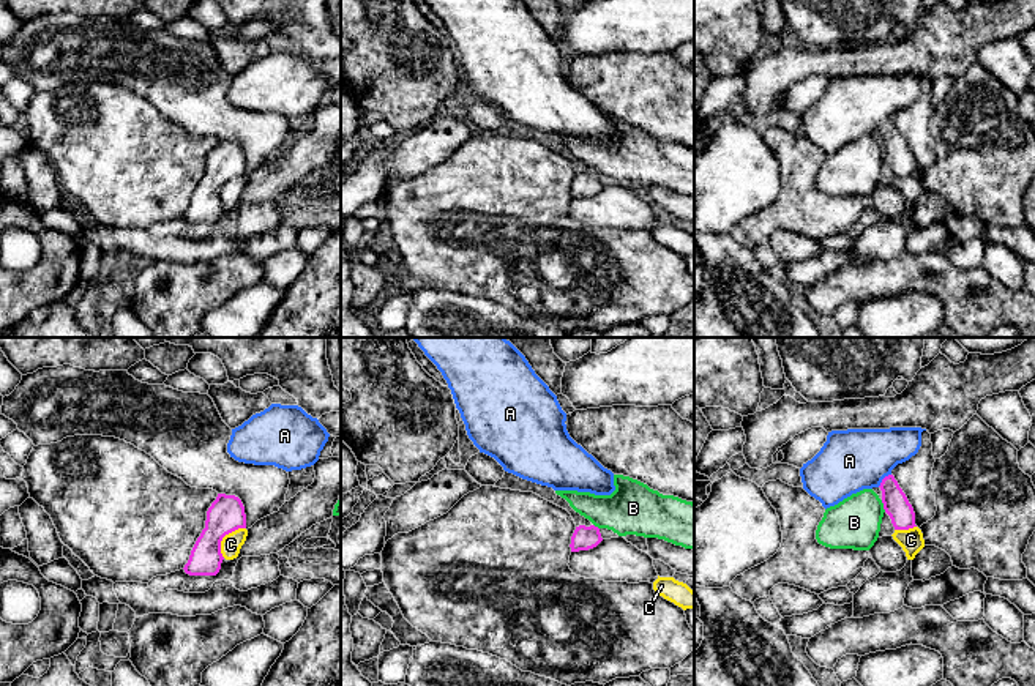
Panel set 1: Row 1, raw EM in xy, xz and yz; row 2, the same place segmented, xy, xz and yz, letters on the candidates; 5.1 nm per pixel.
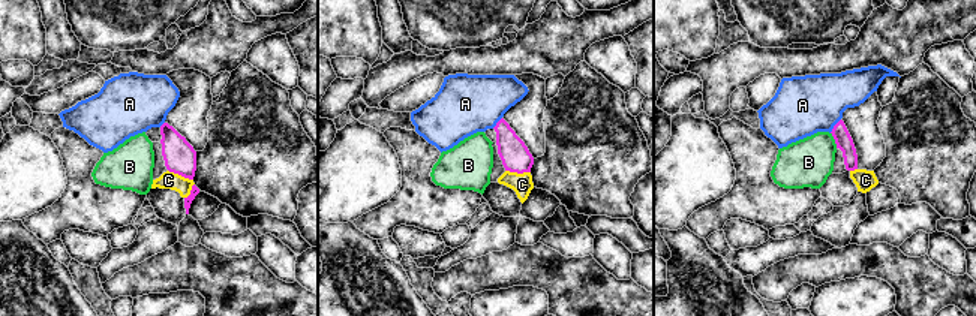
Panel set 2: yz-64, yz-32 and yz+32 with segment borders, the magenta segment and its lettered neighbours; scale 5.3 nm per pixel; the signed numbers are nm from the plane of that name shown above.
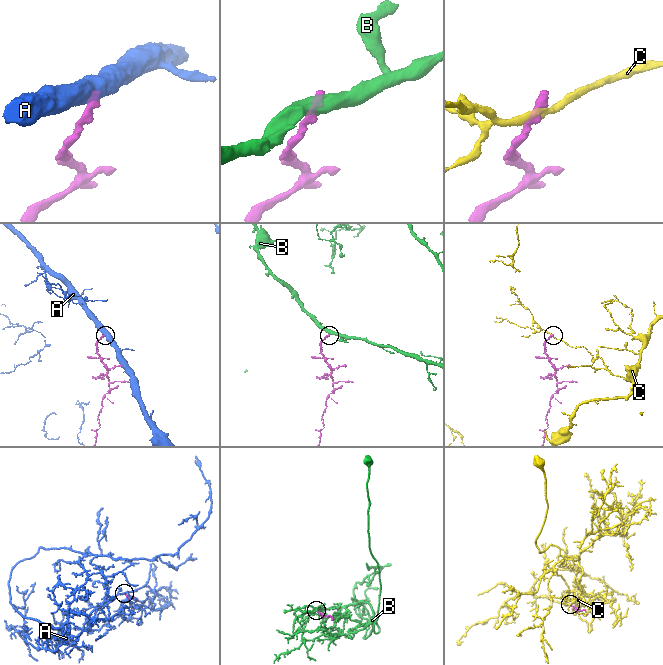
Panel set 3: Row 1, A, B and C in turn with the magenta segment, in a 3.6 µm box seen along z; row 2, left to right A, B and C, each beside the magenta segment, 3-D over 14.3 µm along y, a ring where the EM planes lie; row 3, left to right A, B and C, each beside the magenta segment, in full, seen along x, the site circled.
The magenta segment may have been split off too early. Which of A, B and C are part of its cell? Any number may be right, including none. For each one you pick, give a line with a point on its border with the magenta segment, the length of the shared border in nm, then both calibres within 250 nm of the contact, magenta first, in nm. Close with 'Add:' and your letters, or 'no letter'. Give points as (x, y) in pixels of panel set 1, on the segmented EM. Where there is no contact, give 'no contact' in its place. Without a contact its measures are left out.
A: meets magenta in yz at (882, 480); contact 100 nm long; 130 nm thick on the magenta side, 320 nm on the other
Add: A

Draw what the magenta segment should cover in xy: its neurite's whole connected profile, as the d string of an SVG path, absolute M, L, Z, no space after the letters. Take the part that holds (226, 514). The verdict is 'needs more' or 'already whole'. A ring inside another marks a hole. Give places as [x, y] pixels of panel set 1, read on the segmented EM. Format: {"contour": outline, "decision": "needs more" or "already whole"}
{"contour": "M218 494L207 511L205 528L197 538L185 572L189 576L216 576L224 560L221 541L226 535L246 528L246 514L241 500L235 495Z", "decision": "already whole"}

